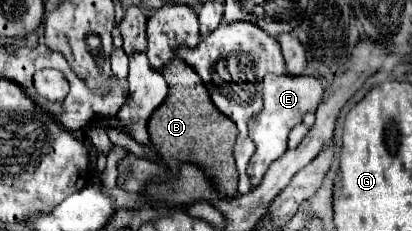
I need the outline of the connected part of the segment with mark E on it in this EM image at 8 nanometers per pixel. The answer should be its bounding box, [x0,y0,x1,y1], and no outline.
[246,76,324,190]

